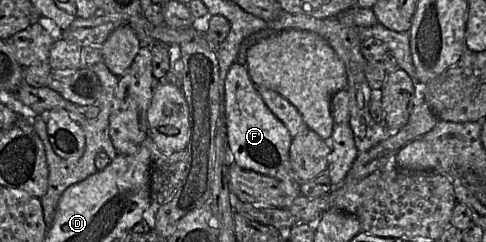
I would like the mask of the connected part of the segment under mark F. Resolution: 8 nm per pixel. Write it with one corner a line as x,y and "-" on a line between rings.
235,61
224,82
227,145
241,168
286,180
293,178
289,160
292,137
286,126
271,112
251,80
246,65

